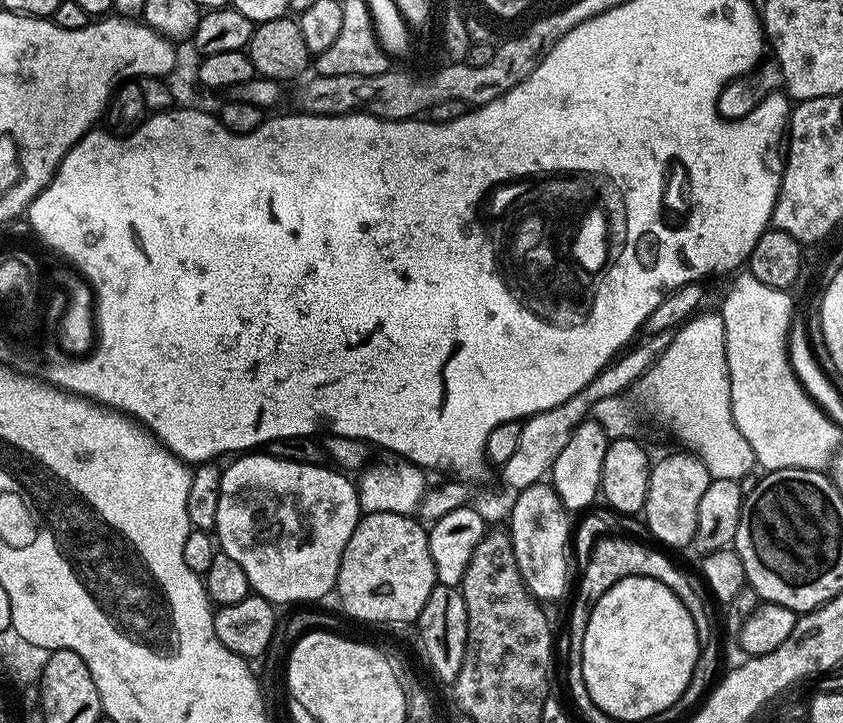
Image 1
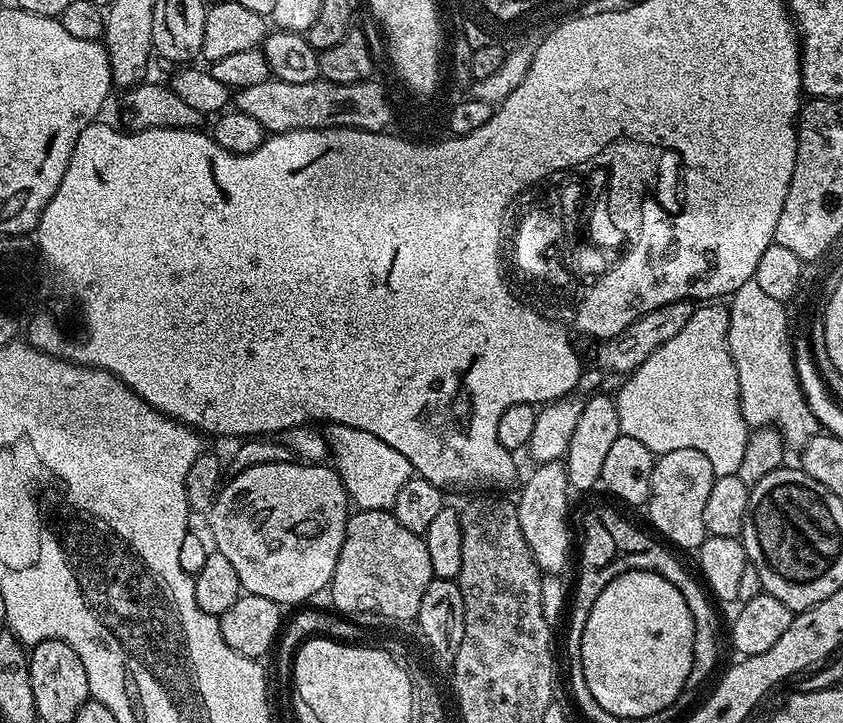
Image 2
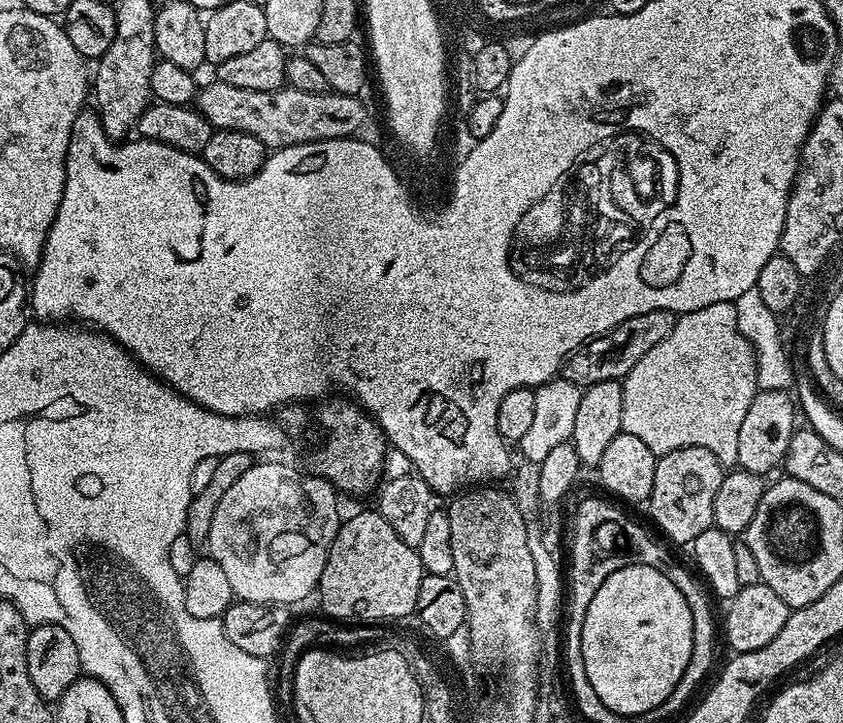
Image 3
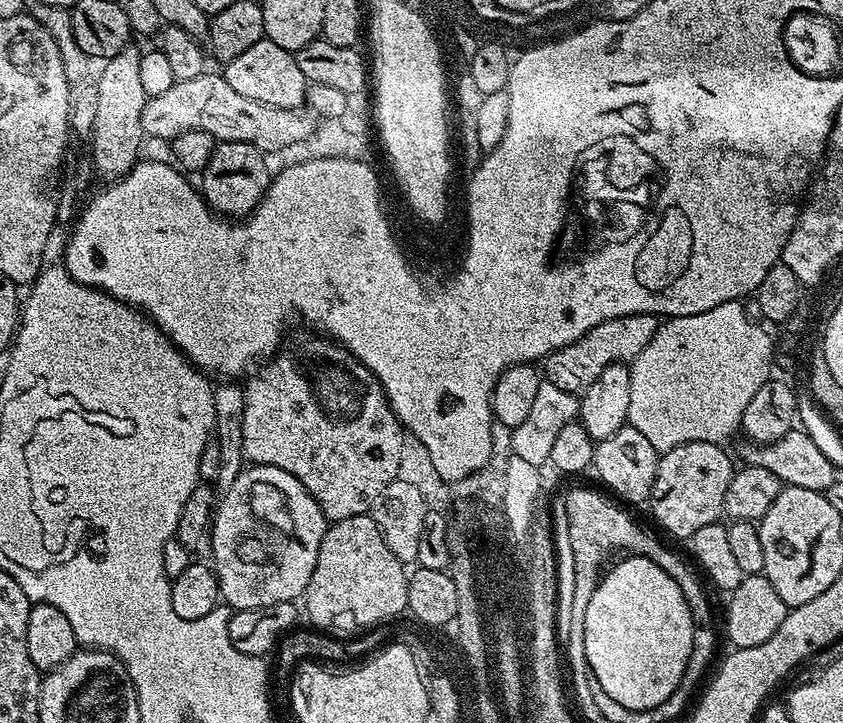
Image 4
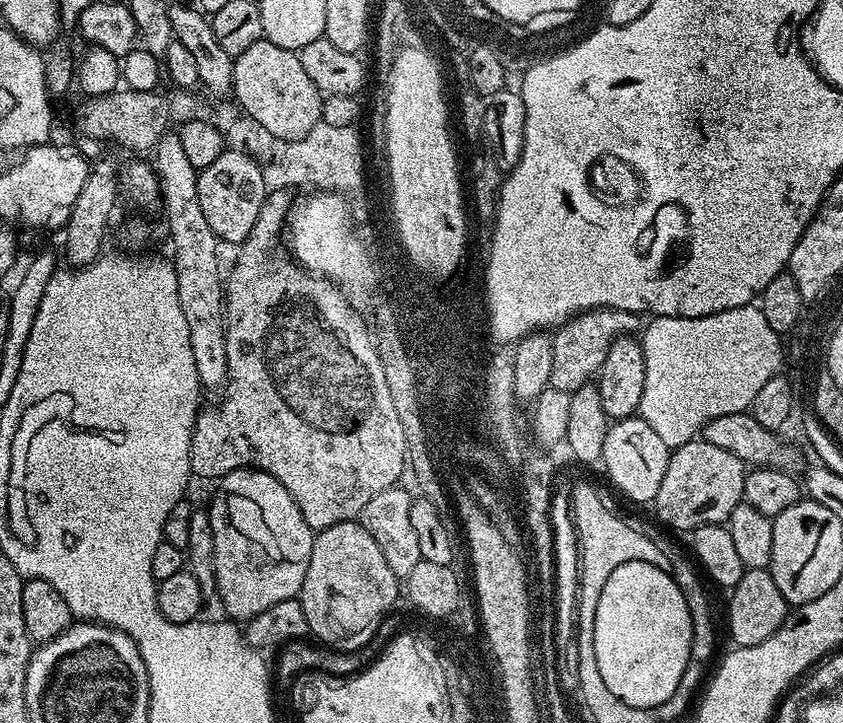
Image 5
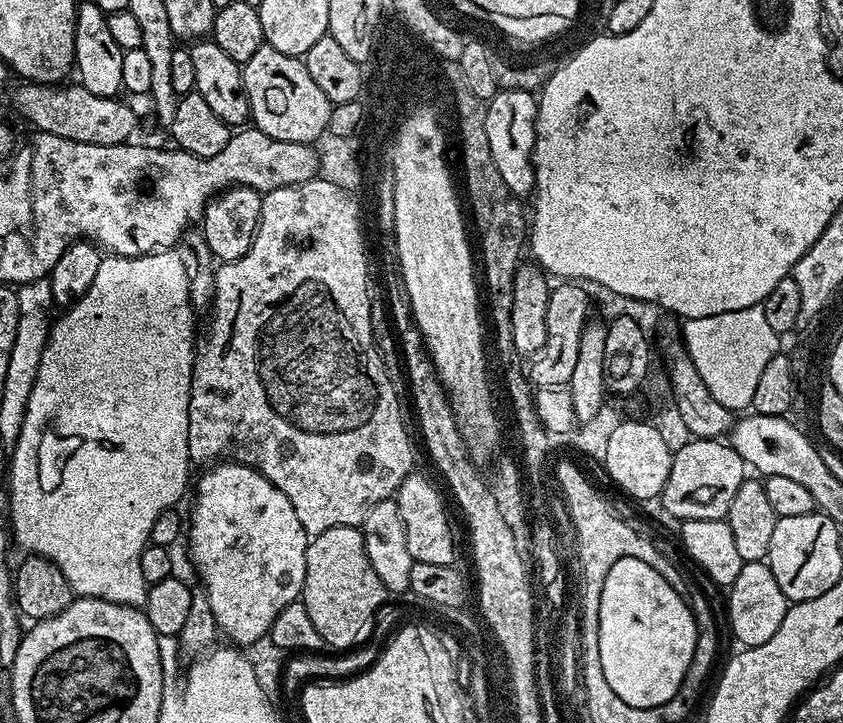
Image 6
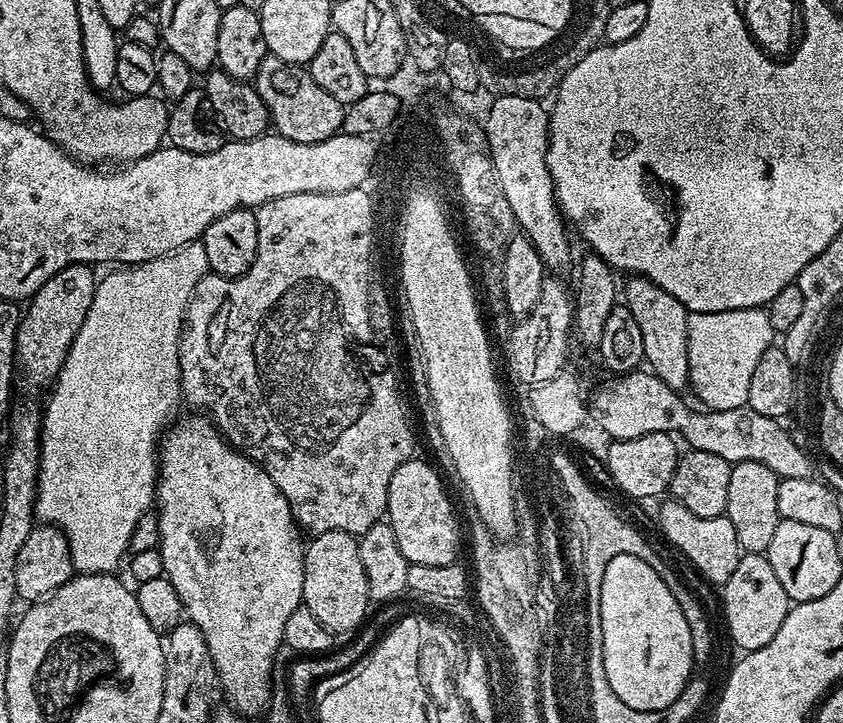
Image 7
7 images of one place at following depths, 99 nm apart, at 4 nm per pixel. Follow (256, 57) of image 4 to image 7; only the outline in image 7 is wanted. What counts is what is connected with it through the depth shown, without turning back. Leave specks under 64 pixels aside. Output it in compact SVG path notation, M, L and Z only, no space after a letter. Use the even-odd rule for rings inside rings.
M269 54L258 66L254 87L262 102L266 102L268 118L277 136L290 138L290 142L322 142L343 129L345 105L330 98L314 82L305 65L282 62L282 58Z

